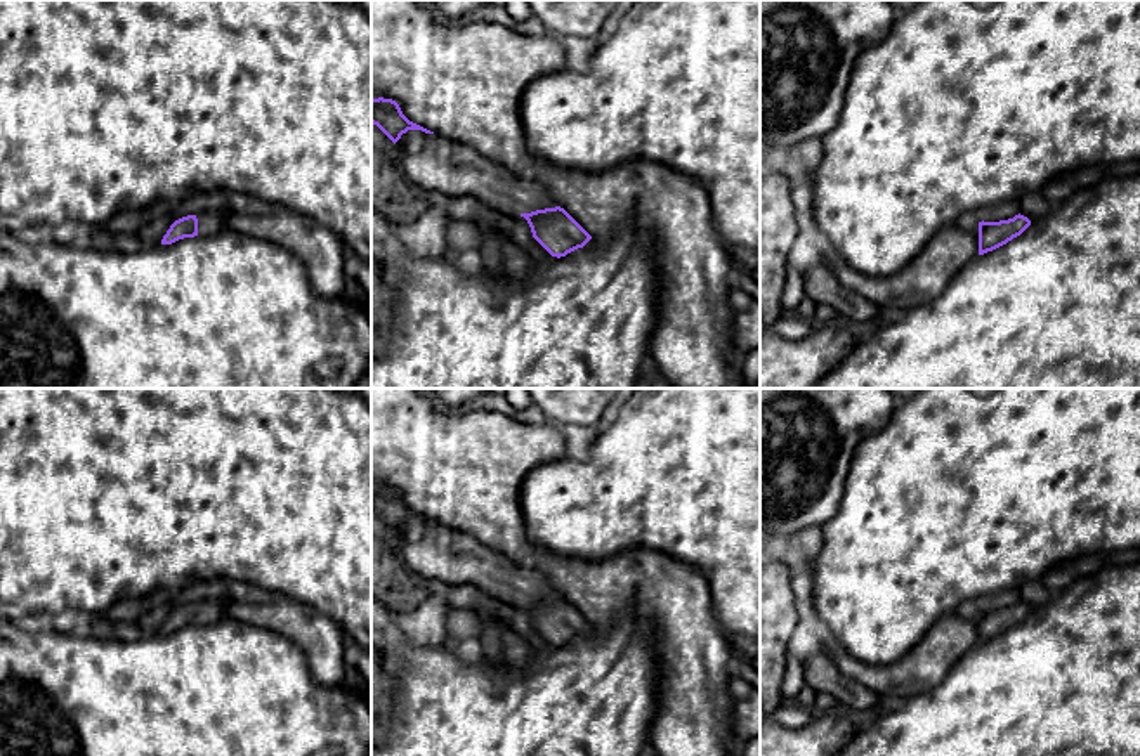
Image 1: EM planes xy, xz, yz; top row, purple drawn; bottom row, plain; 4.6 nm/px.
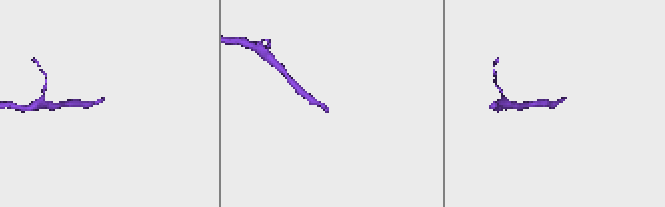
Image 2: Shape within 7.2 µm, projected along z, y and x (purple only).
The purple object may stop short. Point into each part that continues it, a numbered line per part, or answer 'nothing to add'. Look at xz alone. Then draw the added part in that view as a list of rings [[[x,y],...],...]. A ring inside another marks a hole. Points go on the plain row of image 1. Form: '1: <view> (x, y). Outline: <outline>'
nothing to add

